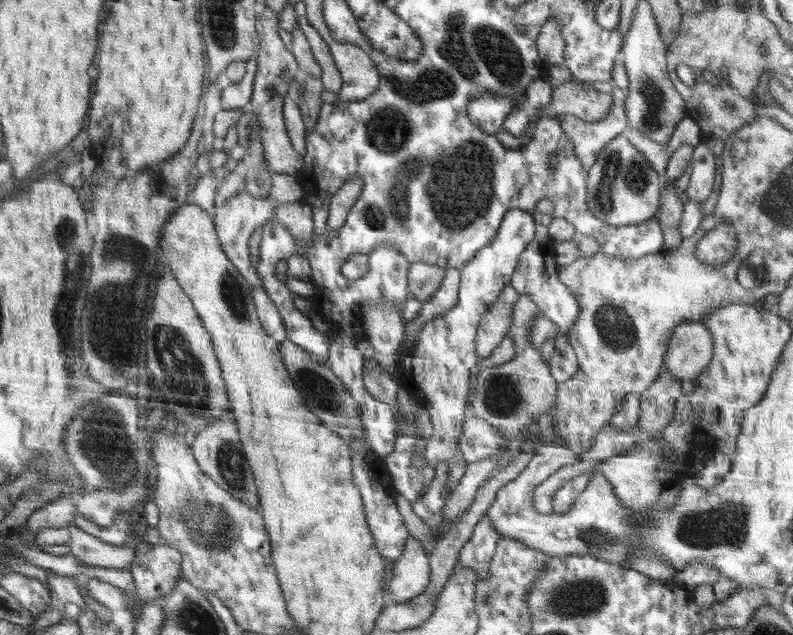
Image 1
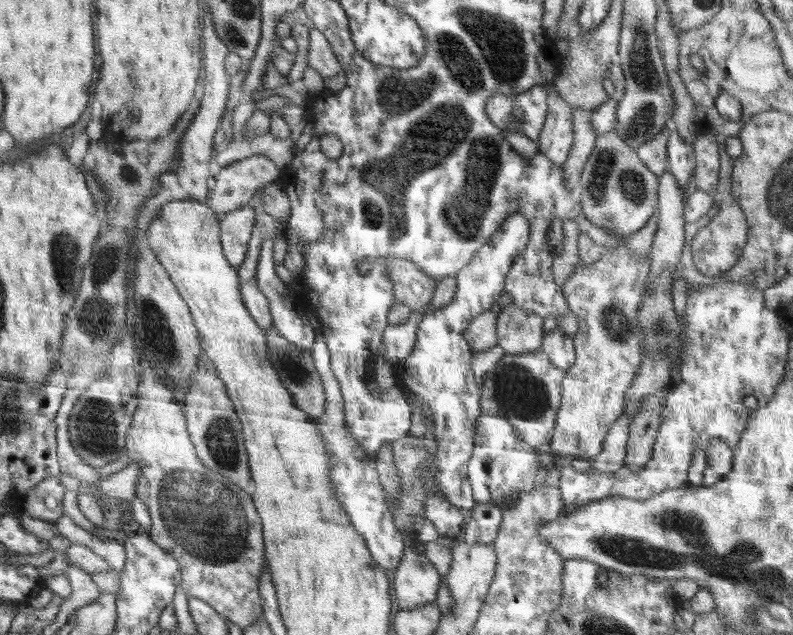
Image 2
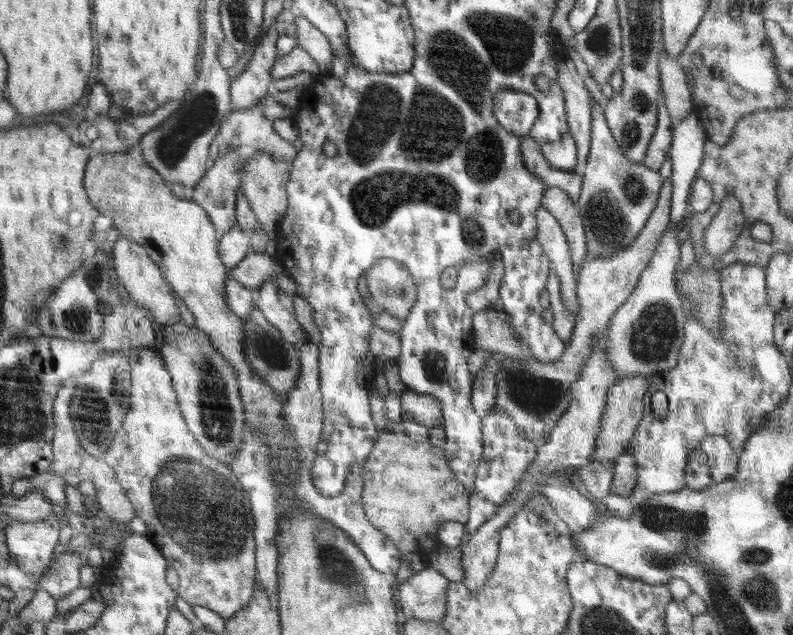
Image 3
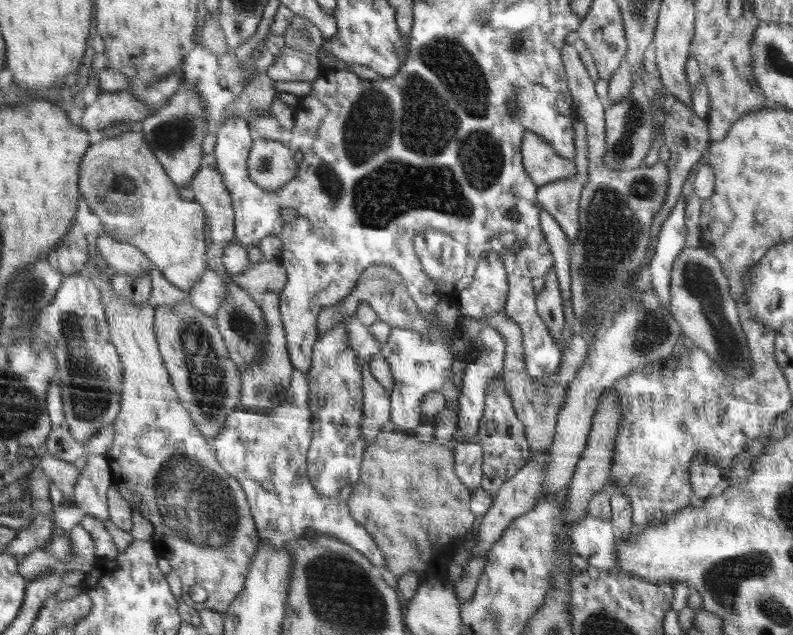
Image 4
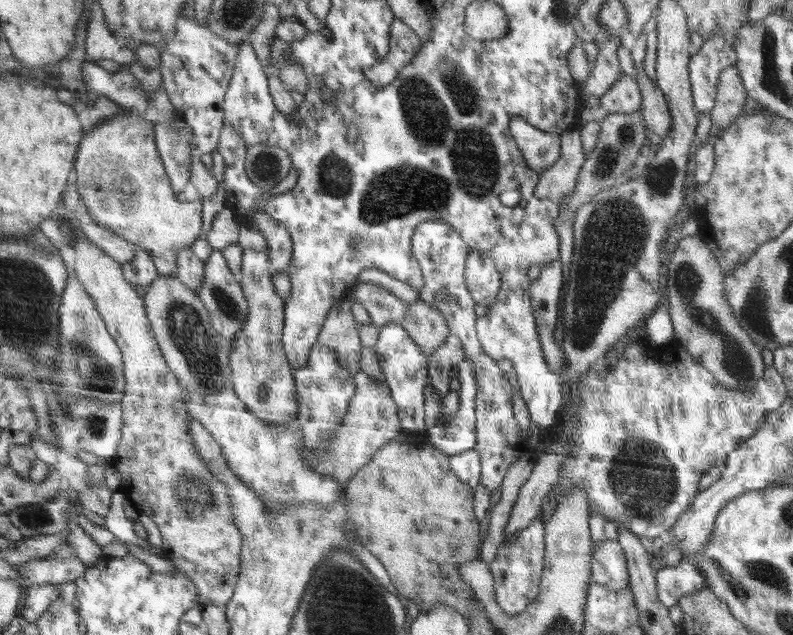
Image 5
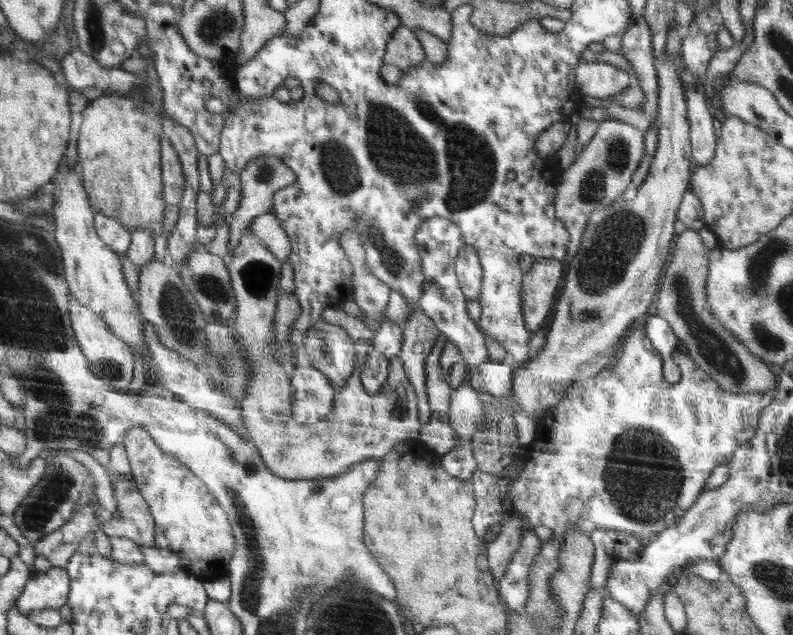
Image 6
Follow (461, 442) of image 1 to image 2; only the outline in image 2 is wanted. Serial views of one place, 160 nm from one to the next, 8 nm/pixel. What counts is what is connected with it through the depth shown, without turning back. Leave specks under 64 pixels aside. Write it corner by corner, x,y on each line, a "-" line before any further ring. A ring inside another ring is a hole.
481,414
474,430
474,449
468,462
468,479
476,503
508,503
512,495
530,492
546,482
545,468
533,448
516,436
514,427
498,415

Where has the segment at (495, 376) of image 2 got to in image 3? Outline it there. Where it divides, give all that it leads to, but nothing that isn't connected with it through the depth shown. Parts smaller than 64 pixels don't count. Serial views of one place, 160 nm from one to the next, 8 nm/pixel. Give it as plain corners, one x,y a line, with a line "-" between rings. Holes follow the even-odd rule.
666,179
663,181
659,190
659,199
654,207
652,214
646,221
645,227
640,231
640,234
630,243
629,246
609,254
608,256
599,256
592,260
586,260
581,266
579,277
577,278
576,296
578,299
578,314
571,334
570,341
566,350
560,355
556,362
538,362
526,363
522,359
514,359
512,357
502,356
501,368
498,369
495,381
497,384
497,393
495,398
494,408
503,410
517,424
518,432
527,438
529,442
534,443
537,447
543,447
550,438
551,429
558,422
563,412
570,404
570,391
572,383
578,380
581,370
585,365
586,359
591,355
595,336
609,326
609,321
613,314
624,304
624,301
630,296
630,293
637,287
641,277
641,272
650,264
652,255
658,247
658,242
662,238
663,232
669,224
671,215
671,194
672,181

